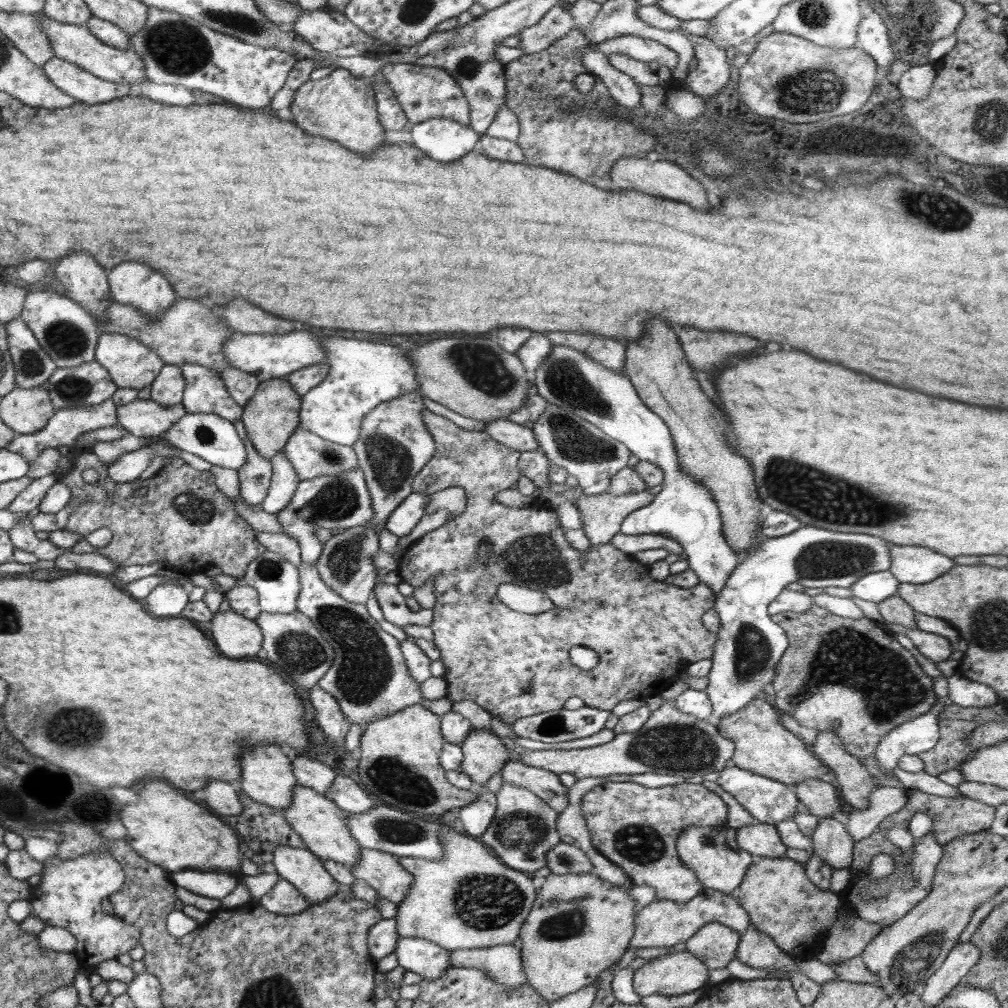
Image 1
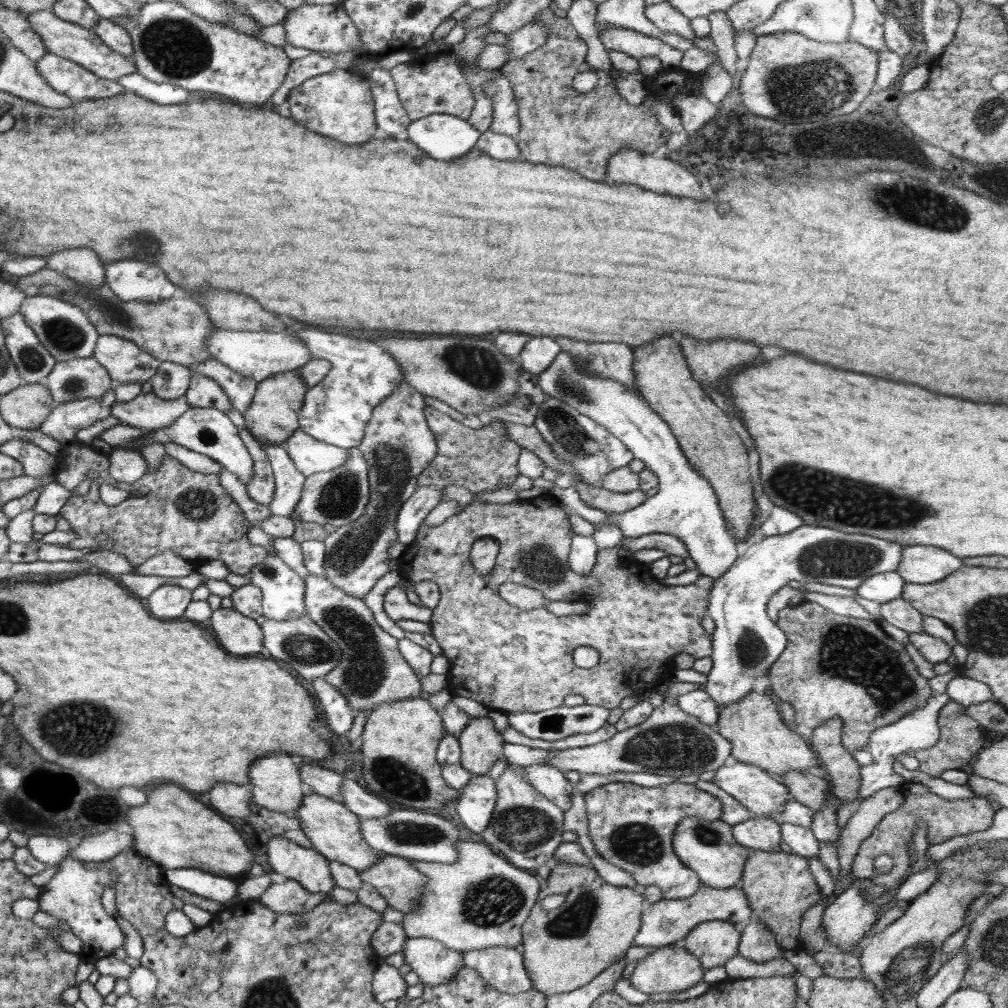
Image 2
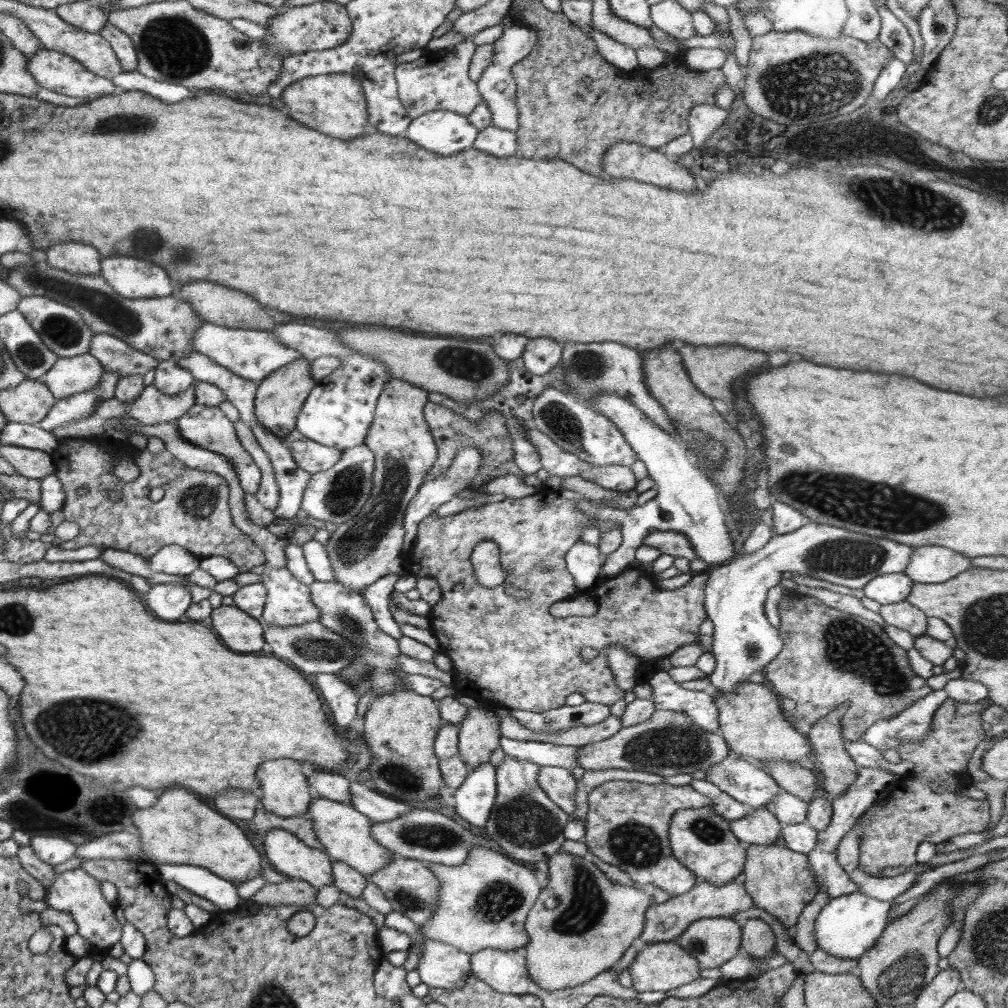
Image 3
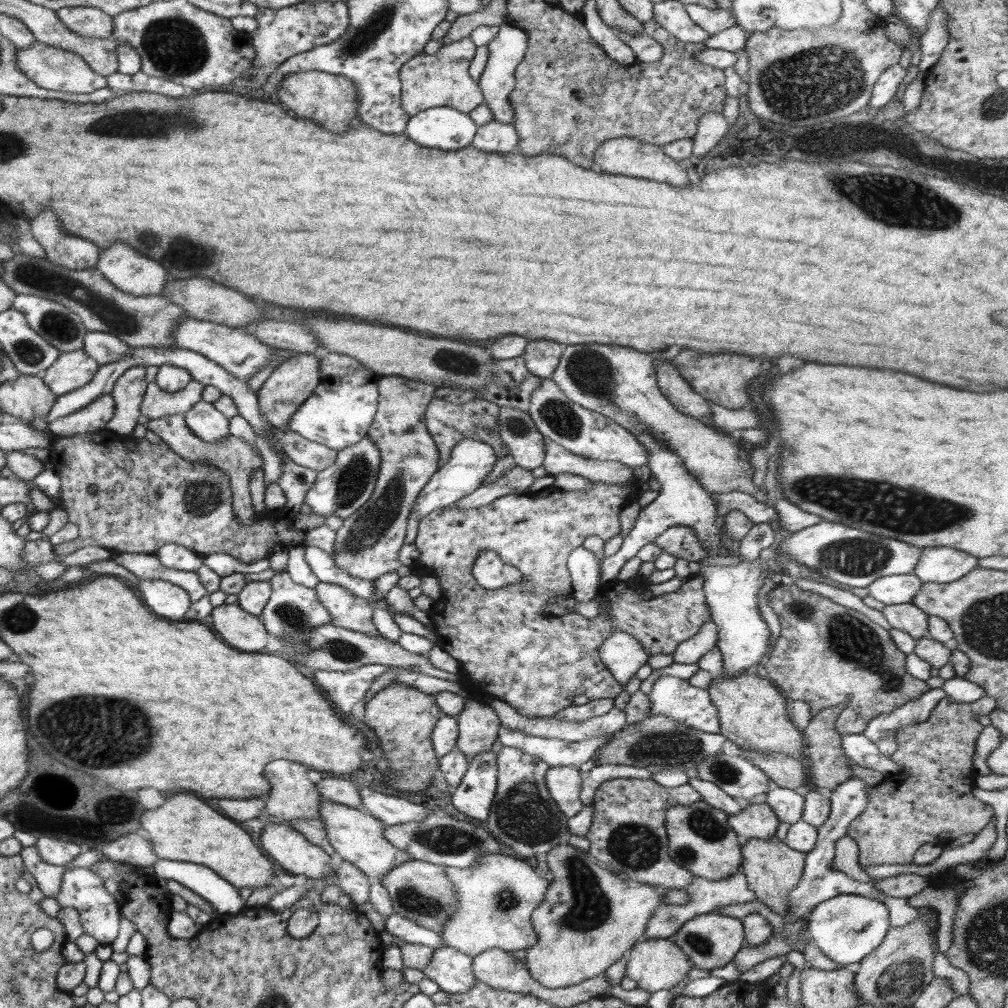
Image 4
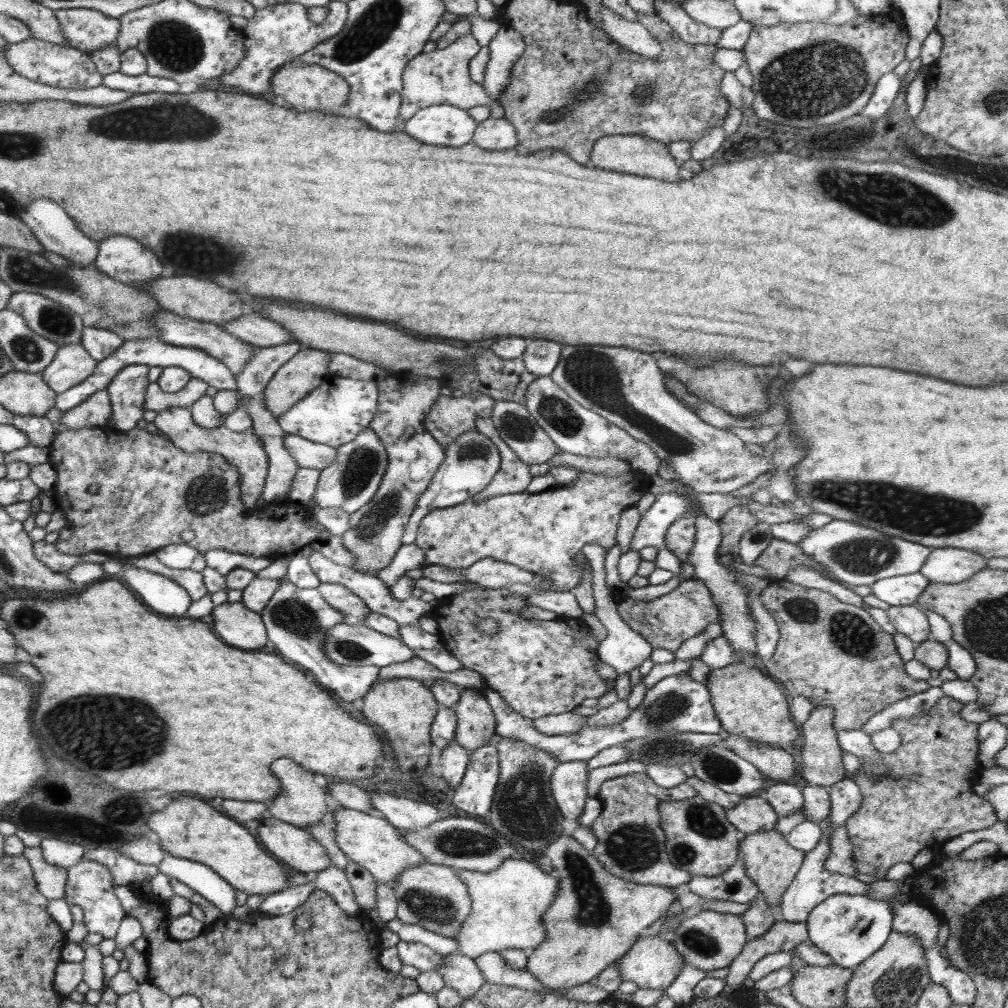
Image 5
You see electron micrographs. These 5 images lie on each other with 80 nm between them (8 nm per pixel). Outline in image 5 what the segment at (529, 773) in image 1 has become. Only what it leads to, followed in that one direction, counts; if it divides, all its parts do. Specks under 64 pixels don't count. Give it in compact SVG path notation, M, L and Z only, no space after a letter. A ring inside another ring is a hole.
M582 761L560 763L552 773L552 795L564 818L577 820L588 798L588 767Z

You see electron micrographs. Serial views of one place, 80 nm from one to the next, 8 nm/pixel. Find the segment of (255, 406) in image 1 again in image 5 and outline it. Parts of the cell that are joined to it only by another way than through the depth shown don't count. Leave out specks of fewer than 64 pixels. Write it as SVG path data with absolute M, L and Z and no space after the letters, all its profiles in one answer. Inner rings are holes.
M302 347L281 369L272 376L266 389L261 392L266 408L275 416L280 418L293 404L302 400L312 389L318 388L328 378L328 365L331 353L316 348Z

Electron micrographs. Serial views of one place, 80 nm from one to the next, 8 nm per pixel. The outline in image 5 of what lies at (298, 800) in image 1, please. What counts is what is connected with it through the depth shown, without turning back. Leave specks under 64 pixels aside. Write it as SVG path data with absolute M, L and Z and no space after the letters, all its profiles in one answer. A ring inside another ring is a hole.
M339 807L333 811L333 819L336 844L342 849L344 855L351 862L360 864L382 883L391 884L404 870L420 864L428 864L420 852L403 839L400 829L392 826L383 816L376 817L359 810Z

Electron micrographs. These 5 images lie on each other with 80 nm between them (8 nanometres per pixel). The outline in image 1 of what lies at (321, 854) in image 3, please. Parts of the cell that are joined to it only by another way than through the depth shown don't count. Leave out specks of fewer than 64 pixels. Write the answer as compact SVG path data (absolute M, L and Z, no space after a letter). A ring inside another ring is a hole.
M277 846L269 858L279 876L297 888L312 905L321 904L338 892L339 882L324 868L323 860L308 849Z

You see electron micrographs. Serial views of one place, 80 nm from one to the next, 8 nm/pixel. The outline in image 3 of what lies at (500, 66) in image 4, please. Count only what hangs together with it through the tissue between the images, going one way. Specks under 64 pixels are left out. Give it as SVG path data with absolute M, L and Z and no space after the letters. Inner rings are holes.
M512 24L504 26L502 37L493 45L493 61L482 73L480 80L477 82L477 89L483 101L486 102L491 110L492 124L504 130L516 132L519 127L519 112L516 106L517 84L513 77L511 68L520 62L532 50L536 44L536 32L530 27Z

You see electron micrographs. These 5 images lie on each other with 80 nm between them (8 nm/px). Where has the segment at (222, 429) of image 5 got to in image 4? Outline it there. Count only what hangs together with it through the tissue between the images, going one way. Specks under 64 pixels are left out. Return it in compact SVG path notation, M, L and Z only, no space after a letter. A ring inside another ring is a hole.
M170 414L164 418L157 418L156 420L149 420L144 423L147 430L153 430L161 440L165 442L176 454L179 454L184 460L188 462L207 462L217 467L226 473L230 479L230 486L232 489L232 508L234 510L234 517L240 524L251 526L256 521L258 516L257 510L253 507L251 499L251 492L249 482L251 474L256 469L263 468L263 458L259 454L258 449L252 448L246 444L241 438L236 438L231 434L227 434L223 440L219 442L206 442L199 436L193 433L193 430L188 428L184 414Z

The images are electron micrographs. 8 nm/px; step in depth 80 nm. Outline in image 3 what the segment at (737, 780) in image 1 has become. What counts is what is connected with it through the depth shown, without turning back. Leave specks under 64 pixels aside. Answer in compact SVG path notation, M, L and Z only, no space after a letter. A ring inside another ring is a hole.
M724 757L704 772L704 780L753 808L772 803L780 791L778 784L764 770L741 758Z

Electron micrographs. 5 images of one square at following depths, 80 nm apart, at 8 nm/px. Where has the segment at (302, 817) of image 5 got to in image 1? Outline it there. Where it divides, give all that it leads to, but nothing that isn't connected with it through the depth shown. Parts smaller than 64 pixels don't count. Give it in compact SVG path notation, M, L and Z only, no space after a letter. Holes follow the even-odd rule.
M258 744L256 748L250 748L250 752L246 748L240 754L239 763L242 776L240 789L242 789L243 794L272 808L284 810L290 806L294 788L298 786L298 783L296 783L291 760L278 746Z

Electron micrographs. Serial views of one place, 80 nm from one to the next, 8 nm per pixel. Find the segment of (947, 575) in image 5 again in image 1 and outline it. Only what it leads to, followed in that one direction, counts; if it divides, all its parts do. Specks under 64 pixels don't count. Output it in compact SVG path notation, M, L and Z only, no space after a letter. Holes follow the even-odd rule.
M891 544L889 571L900 583L924 584L956 565L950 556L920 546Z

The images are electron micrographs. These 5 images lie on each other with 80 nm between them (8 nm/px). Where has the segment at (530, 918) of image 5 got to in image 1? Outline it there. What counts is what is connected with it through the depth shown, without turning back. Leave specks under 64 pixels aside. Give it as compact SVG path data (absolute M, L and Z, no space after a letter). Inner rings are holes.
M451 829L444 831L439 839L444 849L444 860L400 857L402 867L413 876L413 883L397 907L394 918L399 936L434 941L434 944L450 951L518 944L522 923L529 915L538 892L530 875L502 864L477 838Z

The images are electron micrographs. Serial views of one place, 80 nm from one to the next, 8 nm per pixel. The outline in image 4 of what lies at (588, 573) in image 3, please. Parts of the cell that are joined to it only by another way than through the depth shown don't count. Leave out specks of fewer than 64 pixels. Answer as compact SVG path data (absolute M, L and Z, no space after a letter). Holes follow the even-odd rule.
M580 545L568 555L567 569L572 581L571 595L575 600L594 600L601 585L601 570L596 555Z

